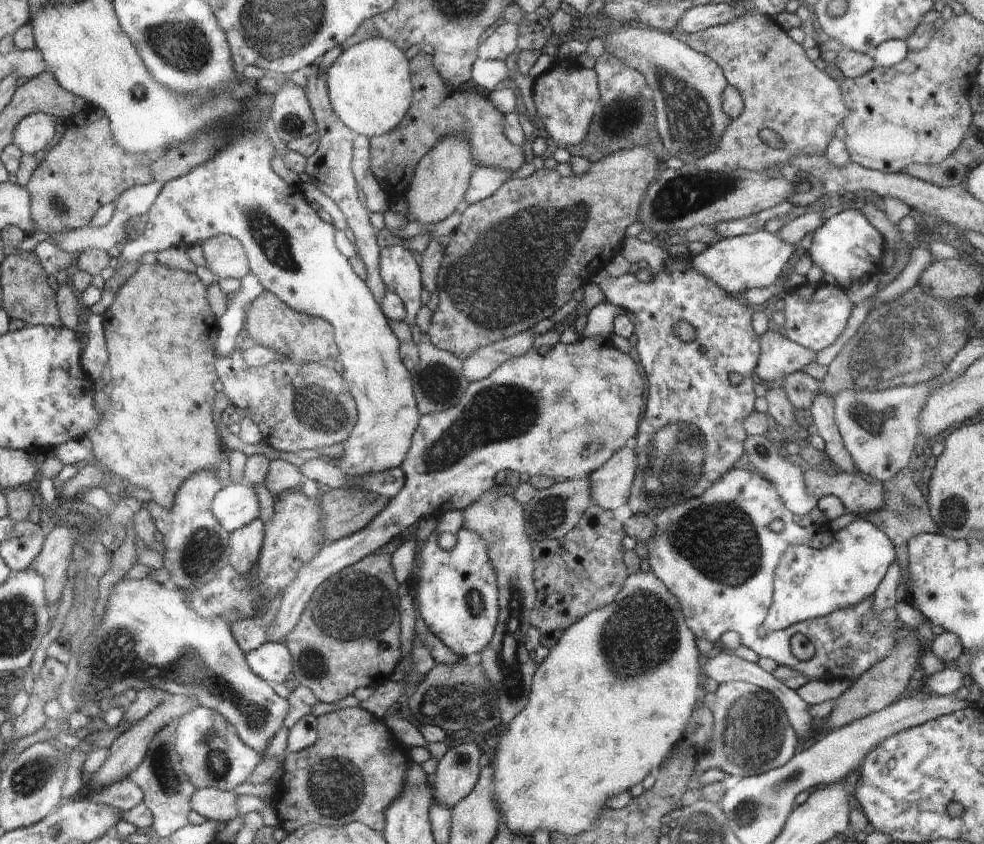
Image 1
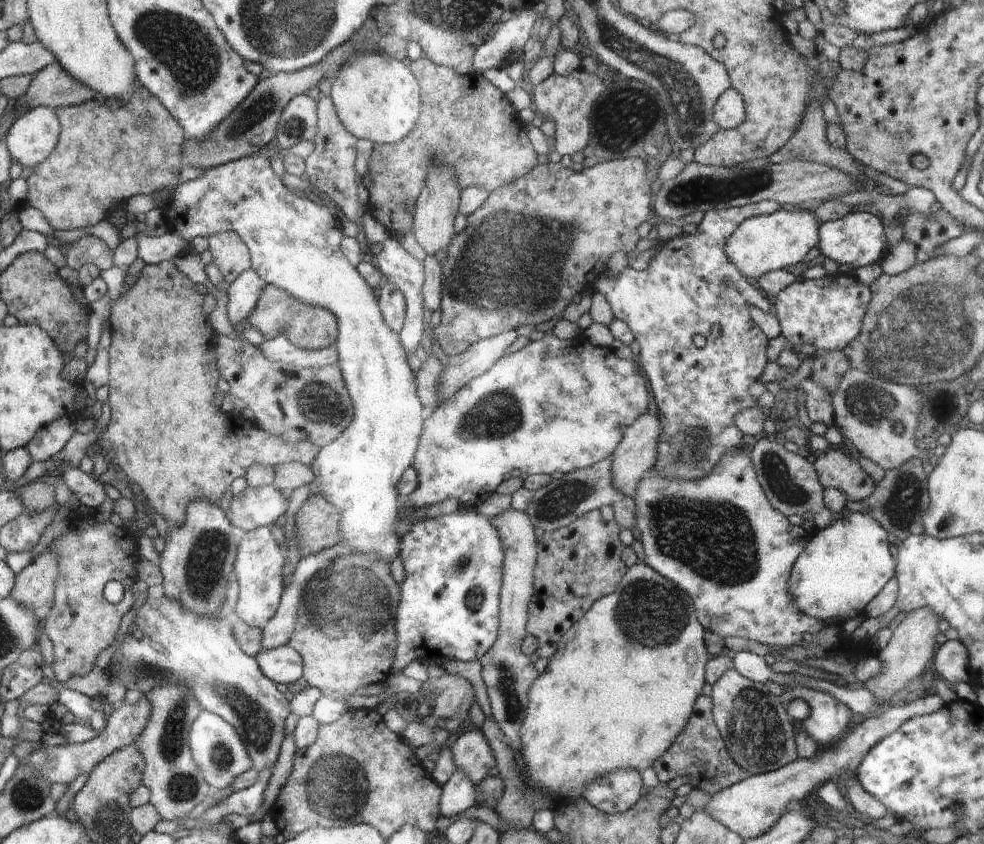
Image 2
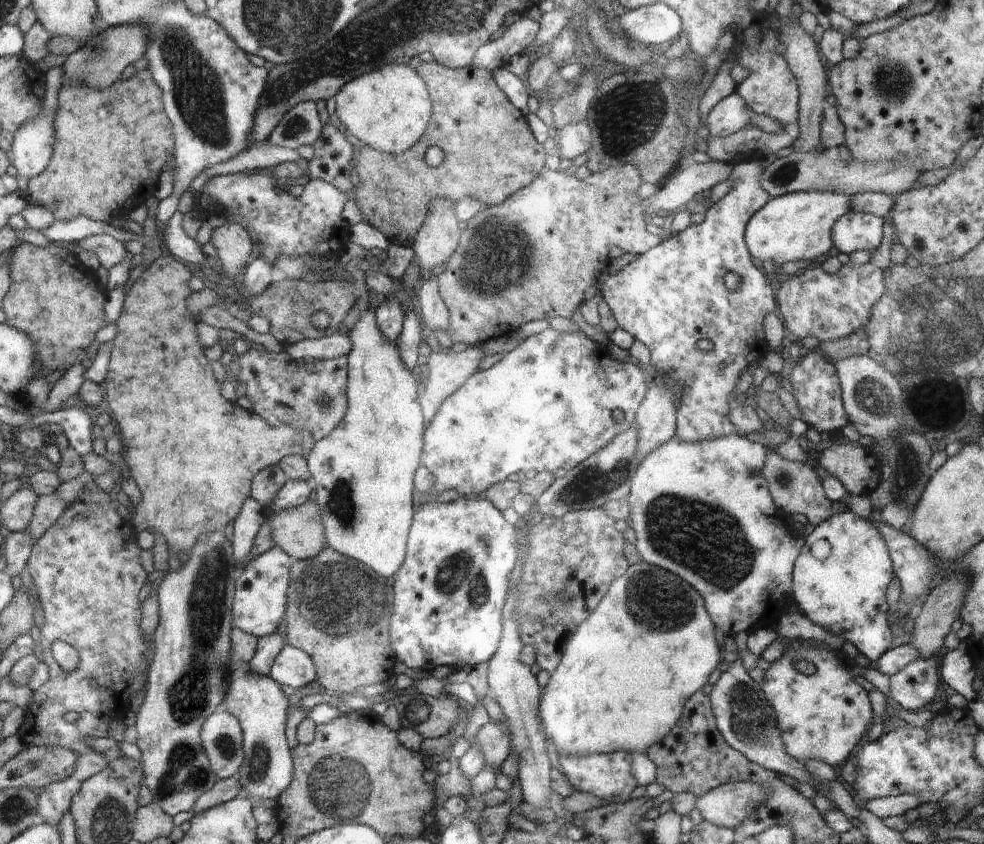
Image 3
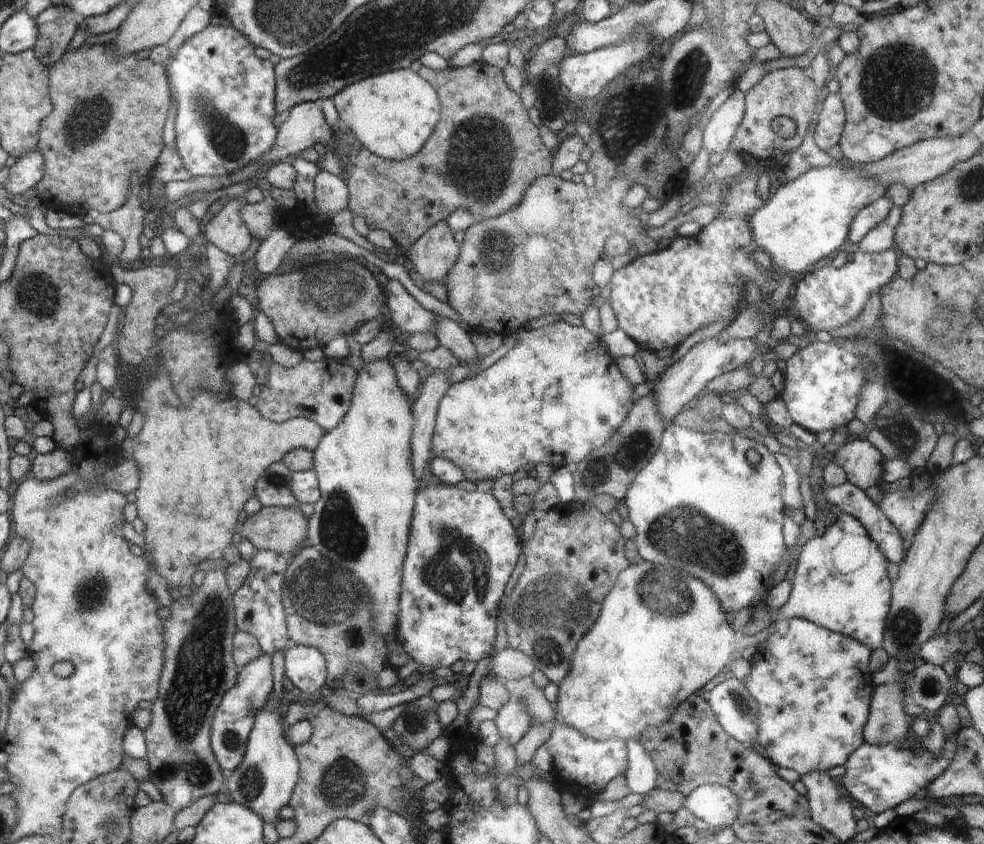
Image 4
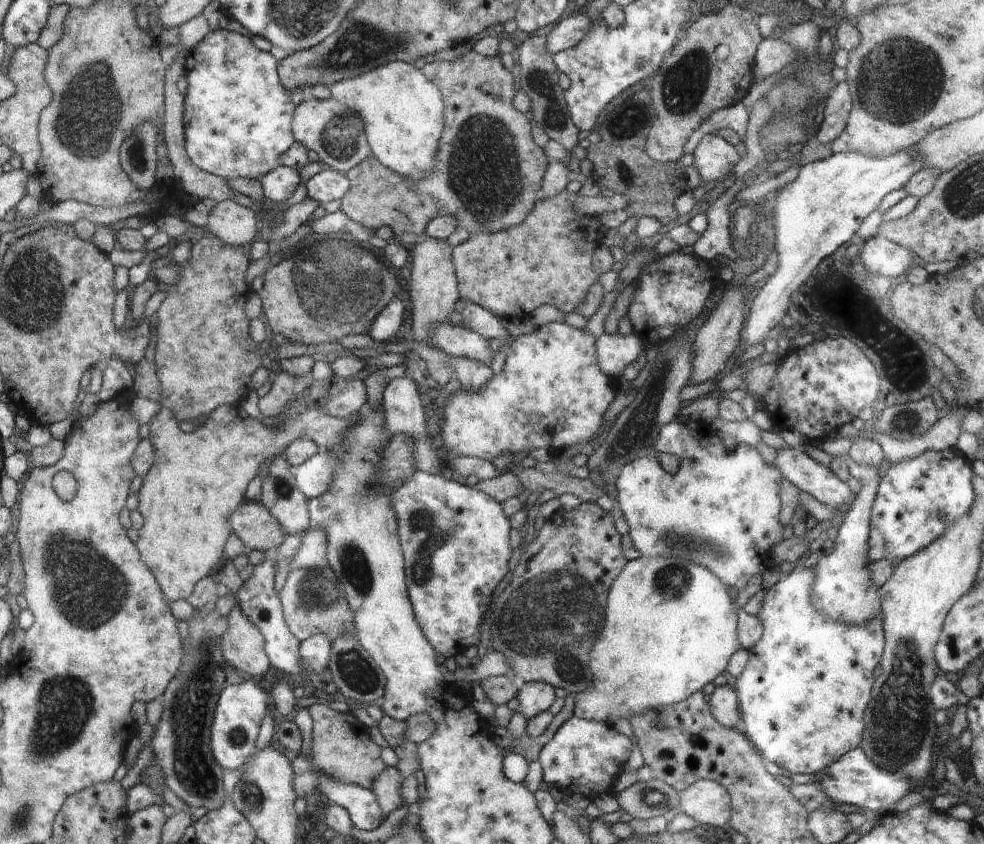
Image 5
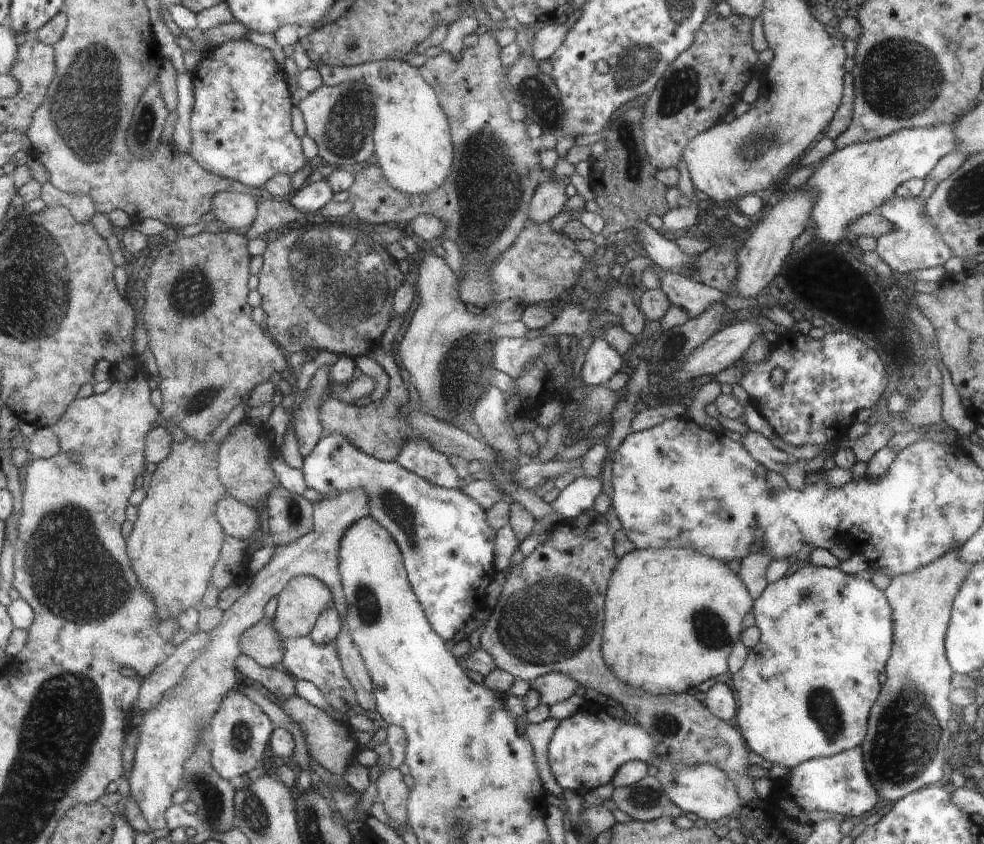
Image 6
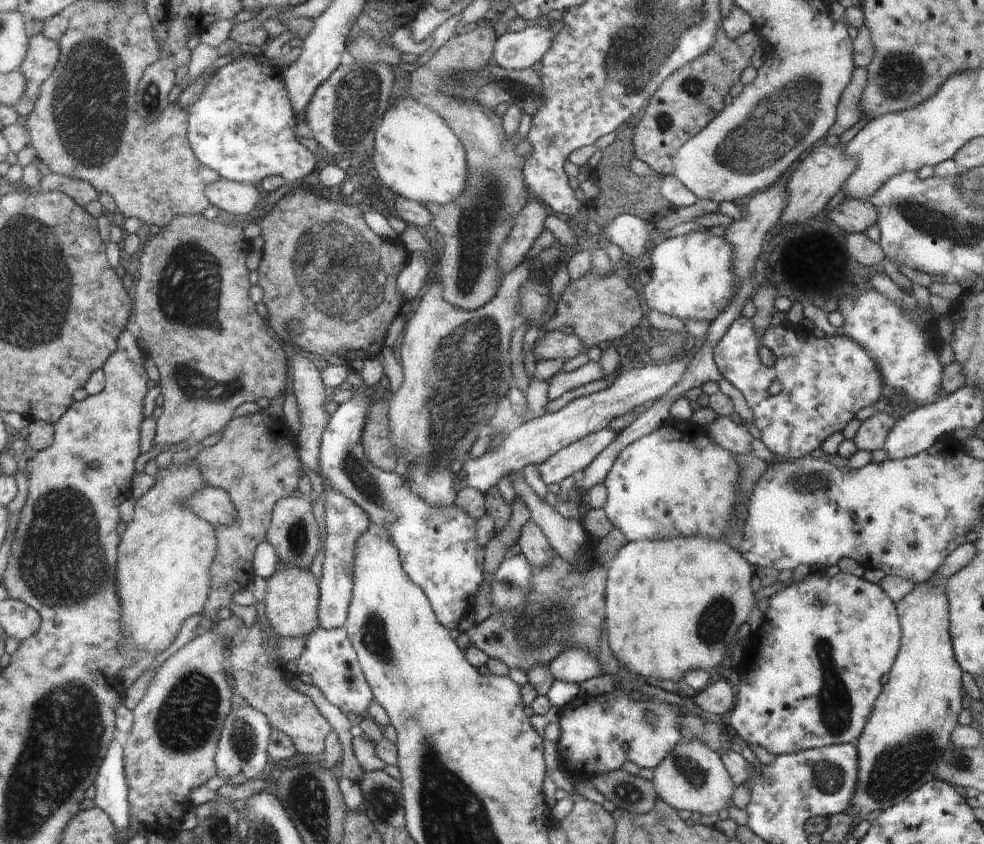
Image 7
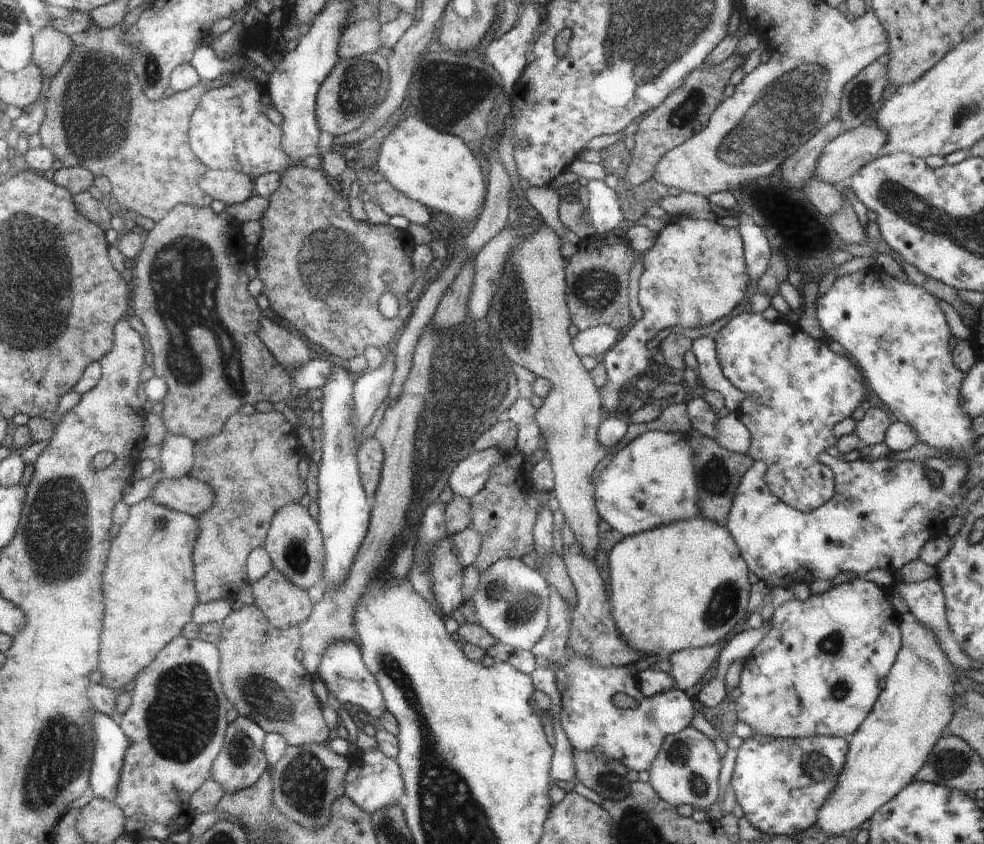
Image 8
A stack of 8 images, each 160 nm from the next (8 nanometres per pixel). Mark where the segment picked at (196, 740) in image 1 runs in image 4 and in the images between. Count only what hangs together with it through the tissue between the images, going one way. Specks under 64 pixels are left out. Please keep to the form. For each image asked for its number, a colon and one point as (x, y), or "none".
2: (219, 751)
3: (222, 737)
4: (233, 722)

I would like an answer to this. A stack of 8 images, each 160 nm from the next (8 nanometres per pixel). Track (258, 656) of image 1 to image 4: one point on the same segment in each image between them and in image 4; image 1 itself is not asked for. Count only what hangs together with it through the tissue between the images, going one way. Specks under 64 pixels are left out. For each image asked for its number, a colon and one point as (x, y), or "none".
2: (283, 664)
3: (293, 667)
4: (305, 667)

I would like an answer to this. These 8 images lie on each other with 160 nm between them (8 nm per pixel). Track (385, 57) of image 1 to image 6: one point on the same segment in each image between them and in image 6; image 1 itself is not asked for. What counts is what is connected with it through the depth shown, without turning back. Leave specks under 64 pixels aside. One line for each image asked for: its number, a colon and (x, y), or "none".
2: (377, 98)
3: (389, 109)
4: (392, 114)
5: (402, 110)
6: (412, 140)

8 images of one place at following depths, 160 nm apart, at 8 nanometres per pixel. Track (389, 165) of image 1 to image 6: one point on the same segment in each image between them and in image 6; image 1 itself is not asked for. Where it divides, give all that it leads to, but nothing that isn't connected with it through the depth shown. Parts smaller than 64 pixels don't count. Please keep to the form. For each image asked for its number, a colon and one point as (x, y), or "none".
2: (467, 123)
3: (490, 154)
4: (484, 153)
5: (488, 172)
6: (484, 202)

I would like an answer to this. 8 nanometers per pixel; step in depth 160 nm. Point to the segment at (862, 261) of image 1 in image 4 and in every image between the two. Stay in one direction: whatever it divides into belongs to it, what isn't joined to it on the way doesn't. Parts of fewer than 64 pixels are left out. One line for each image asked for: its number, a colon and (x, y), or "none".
2: (857, 239)
3: (855, 231)
4: (874, 214)

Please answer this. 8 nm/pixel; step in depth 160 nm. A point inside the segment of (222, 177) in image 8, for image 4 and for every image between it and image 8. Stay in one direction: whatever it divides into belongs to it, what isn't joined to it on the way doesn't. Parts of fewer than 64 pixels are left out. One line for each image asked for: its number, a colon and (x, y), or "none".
4: (225, 230)
5: (235, 225)
6: (236, 210)
7: (232, 197)

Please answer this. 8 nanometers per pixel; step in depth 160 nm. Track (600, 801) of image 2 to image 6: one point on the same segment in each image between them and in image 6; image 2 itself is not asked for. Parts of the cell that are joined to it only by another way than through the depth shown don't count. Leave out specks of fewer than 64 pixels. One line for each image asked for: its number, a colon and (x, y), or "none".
3: (609, 776)
4: (583, 766)
5: (583, 757)
6: (585, 751)

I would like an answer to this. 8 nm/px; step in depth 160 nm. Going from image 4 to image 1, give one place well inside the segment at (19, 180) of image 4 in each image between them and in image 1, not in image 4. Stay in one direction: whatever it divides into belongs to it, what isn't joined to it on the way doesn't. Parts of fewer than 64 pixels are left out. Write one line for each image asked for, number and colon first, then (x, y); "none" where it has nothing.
1: (33, 134)
2: (33, 136)
3: (33, 147)

